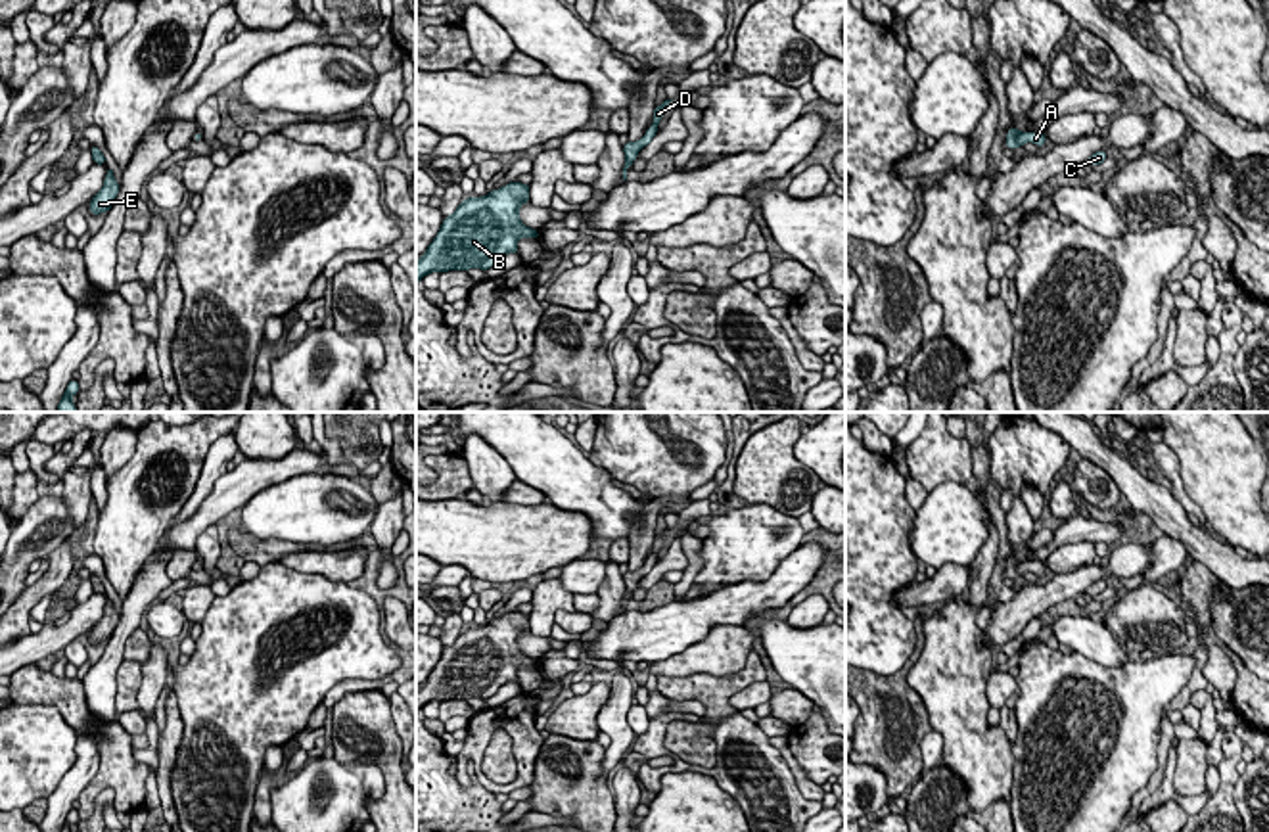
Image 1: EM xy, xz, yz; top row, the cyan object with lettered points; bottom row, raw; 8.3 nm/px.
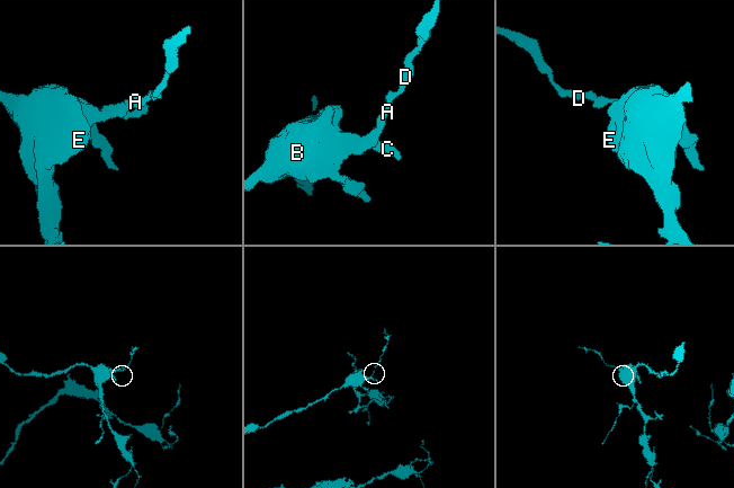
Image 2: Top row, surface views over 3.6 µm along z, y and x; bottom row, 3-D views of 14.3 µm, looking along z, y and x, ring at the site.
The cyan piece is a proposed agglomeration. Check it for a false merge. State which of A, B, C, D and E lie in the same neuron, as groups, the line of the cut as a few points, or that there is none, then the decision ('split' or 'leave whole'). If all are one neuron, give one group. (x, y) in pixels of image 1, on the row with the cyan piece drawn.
A B C D E | no cut | leave whole

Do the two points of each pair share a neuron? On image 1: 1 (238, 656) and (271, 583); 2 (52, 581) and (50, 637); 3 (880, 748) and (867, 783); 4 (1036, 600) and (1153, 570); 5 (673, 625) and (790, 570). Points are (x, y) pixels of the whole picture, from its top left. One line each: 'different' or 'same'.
1: same
2: different
3: different
4: same
5: same

